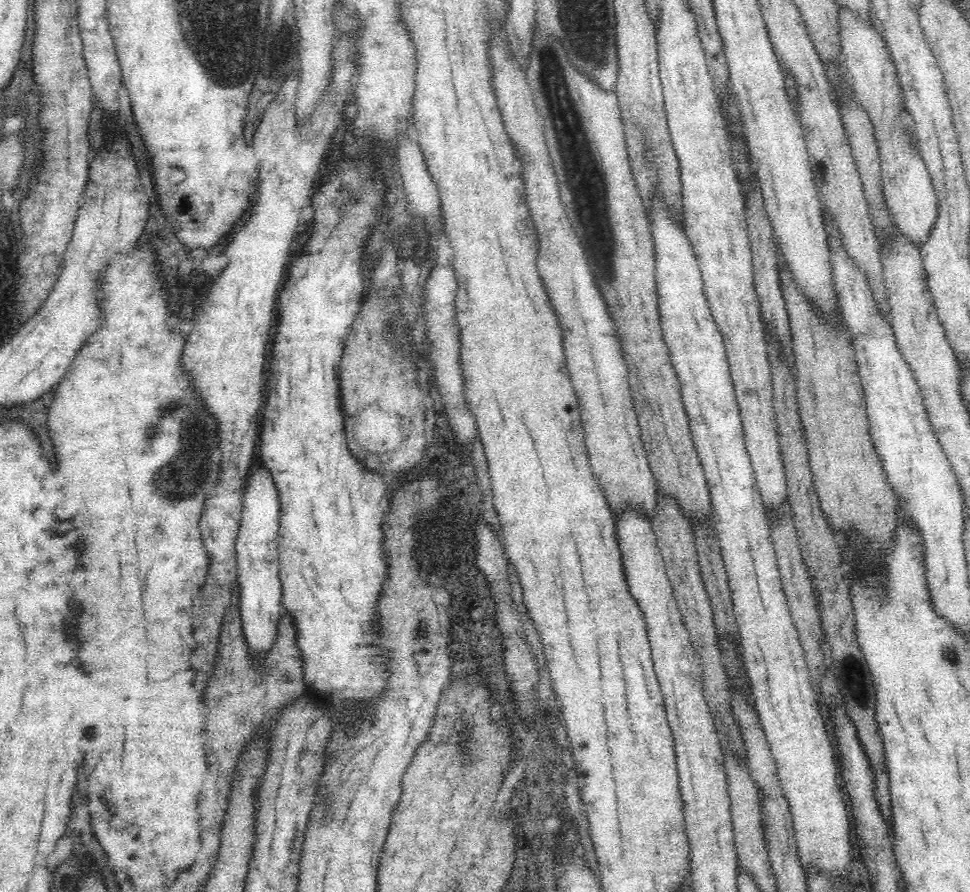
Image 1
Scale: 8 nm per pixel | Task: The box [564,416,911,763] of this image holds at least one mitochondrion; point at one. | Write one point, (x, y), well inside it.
(851, 672)

